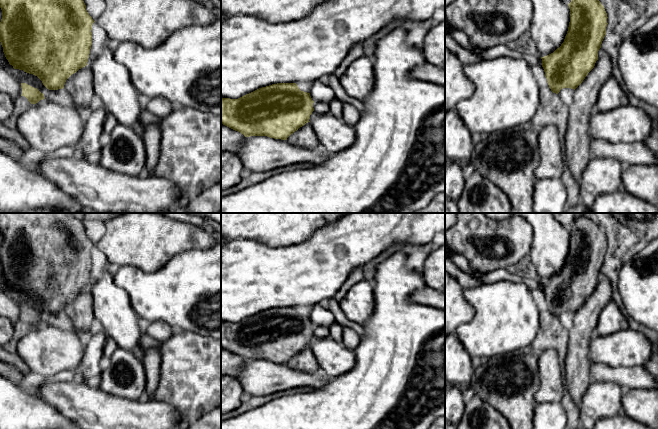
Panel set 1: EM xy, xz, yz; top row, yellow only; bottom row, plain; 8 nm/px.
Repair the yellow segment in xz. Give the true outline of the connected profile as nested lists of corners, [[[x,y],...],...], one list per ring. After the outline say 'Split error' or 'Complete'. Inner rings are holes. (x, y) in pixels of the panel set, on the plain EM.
[[[296,307],[272,308],[238,323],[221,322],[221,348],[240,356],[245,361],[267,360],[313,373],[320,368],[309,345],[314,335],[313,327],[310,317],[301,315]]]. Split error

